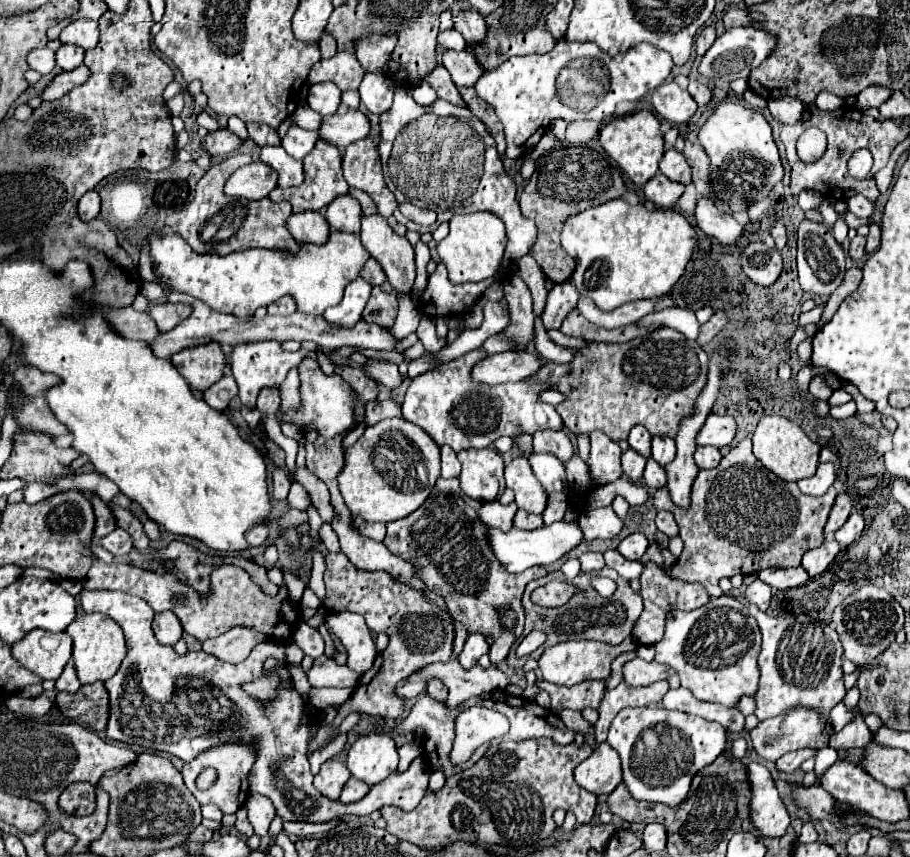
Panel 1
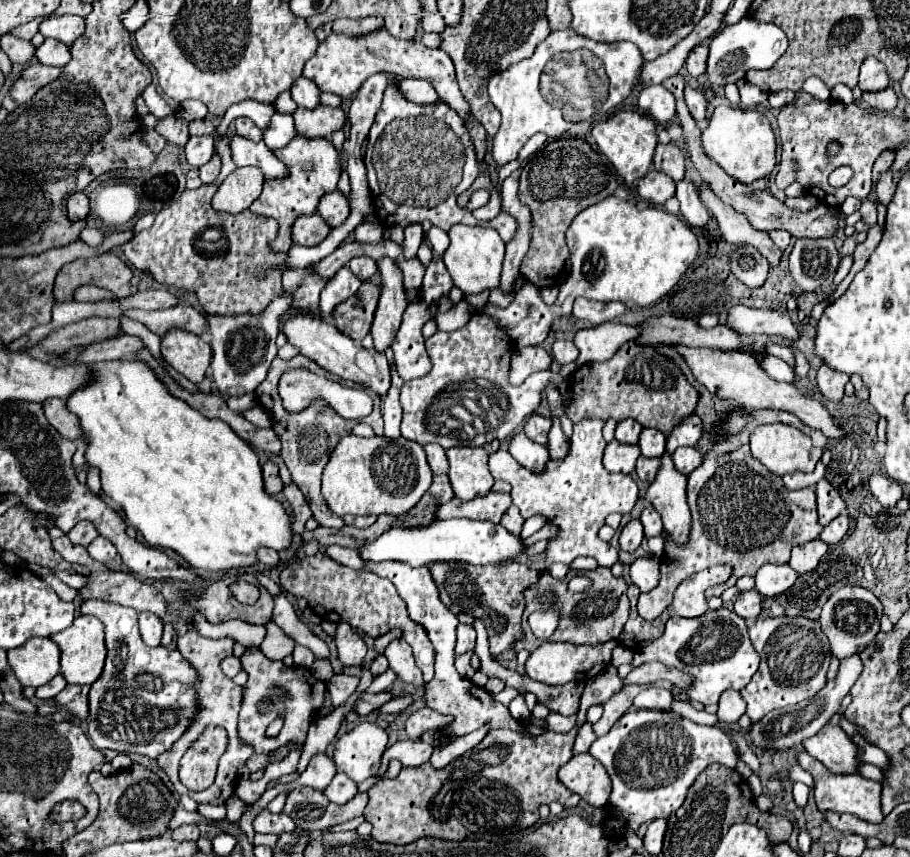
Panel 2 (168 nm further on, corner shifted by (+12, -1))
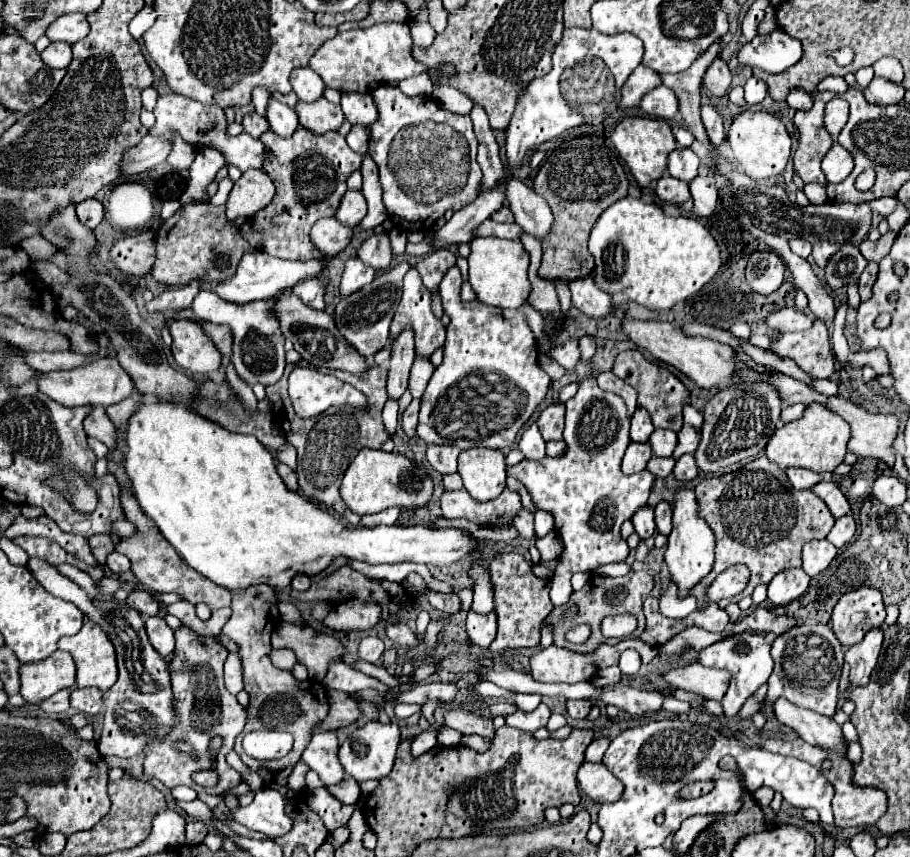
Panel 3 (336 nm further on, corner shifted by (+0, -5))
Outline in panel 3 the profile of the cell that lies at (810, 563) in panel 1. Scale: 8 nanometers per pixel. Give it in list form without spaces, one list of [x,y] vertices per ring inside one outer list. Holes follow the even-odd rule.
[[[826,539],[822,541],[808,541],[802,549],[802,569],[814,577],[820,571],[824,571],[836,555],[836,547],[828,543]]]

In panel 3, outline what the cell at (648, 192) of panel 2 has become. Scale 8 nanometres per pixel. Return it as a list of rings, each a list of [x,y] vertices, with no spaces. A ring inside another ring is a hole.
[[[664,175],[660,181],[658,181],[658,187],[656,187],[656,195],[660,197],[660,201],[664,203],[684,203],[690,199],[690,189],[688,189],[688,183],[686,181],[680,181],[672,175]]]

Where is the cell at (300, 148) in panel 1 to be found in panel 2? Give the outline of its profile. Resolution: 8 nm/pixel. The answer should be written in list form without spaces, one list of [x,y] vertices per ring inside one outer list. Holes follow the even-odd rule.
[[[274,113],[274,117],[272,117],[268,129],[264,131],[264,143],[268,145],[268,149],[276,151],[276,149],[286,147],[296,135],[298,135],[298,133],[296,133],[292,115]]]

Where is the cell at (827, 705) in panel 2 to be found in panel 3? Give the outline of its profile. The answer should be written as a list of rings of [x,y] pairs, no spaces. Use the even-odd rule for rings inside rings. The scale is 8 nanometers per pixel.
[[[882,629],[868,631],[862,643],[850,647],[846,651],[846,661],[850,663],[850,683],[852,687],[866,685],[870,681],[870,673],[876,665],[882,645]]]

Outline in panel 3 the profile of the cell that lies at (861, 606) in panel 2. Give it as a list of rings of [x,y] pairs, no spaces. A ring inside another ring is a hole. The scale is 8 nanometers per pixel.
[[[860,587],[842,595],[836,603],[830,623],[838,641],[844,647],[852,647],[862,641],[866,631],[880,627],[884,623],[886,611],[882,603],[882,595],[874,589]]]

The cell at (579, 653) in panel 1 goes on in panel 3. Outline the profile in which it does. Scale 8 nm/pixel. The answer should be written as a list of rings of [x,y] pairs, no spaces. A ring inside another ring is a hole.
[[[624,639],[620,641],[618,645],[610,647],[610,645],[602,645],[598,651],[594,653],[574,653],[574,651],[568,651],[568,649],[560,649],[556,645],[550,645],[548,649],[542,649],[538,653],[534,653],[530,657],[530,673],[536,681],[542,681],[542,683],[578,683],[578,681],[590,681],[598,669],[604,669],[608,665],[618,665],[618,657],[624,649],[636,649],[641,656],[642,663],[650,663],[657,655],[658,648],[651,647],[642,643],[642,639]]]

